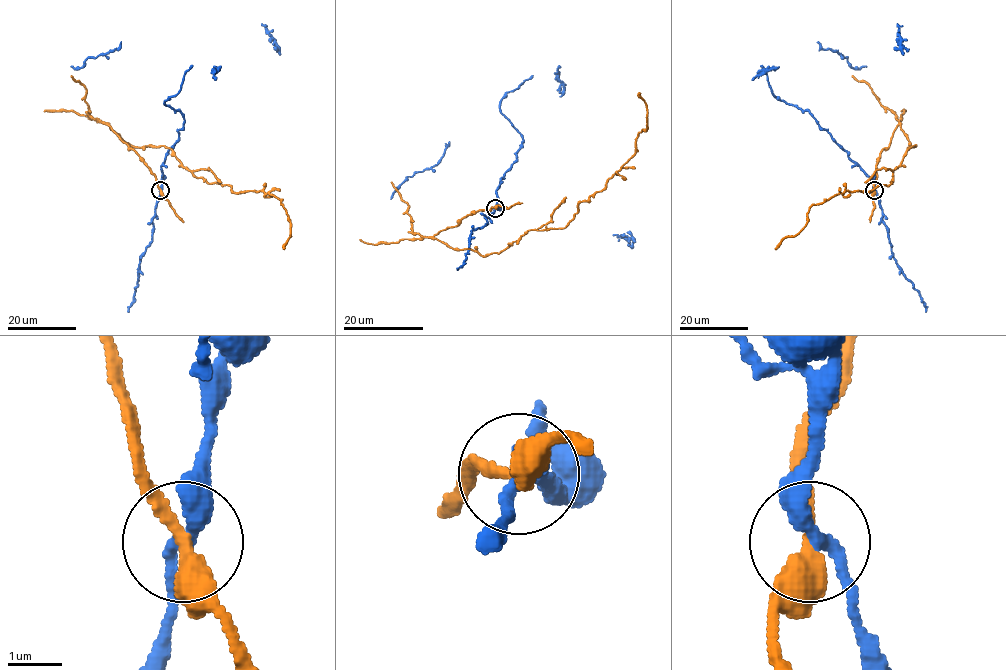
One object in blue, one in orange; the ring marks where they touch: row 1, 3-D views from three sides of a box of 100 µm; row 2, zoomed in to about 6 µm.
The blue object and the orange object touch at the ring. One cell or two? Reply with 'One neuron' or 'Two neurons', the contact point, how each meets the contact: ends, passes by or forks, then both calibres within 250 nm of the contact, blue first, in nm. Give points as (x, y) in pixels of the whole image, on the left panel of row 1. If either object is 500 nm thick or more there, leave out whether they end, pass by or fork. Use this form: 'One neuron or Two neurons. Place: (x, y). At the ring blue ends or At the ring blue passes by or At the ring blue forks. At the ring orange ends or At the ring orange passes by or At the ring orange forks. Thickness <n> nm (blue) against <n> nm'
Two neurons. Place: (160, 190). At the ring blue passes by. At the ring orange passes by. Thickness 320 nm (blue) against 360 nm

